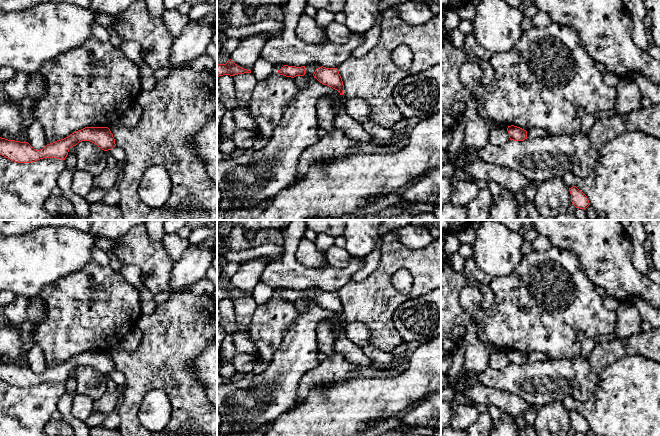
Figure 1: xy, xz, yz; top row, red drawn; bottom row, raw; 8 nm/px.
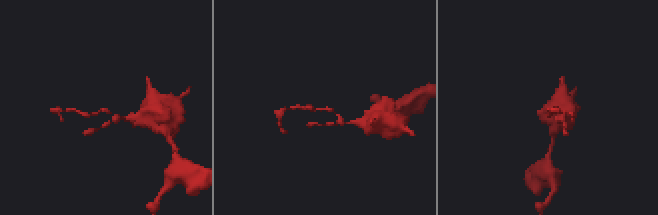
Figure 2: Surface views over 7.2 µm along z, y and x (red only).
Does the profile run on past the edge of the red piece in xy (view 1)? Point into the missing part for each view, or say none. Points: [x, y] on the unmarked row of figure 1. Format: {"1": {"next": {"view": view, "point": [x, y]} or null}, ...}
{"1": {"next": null}}

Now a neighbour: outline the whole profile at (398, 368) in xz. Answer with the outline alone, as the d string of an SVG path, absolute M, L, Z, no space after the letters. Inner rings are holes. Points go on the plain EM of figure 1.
M407 362L402 364L396 364L394 367L388 369L382 368L380 370L387 373L388 376L397 376L407 370Z

